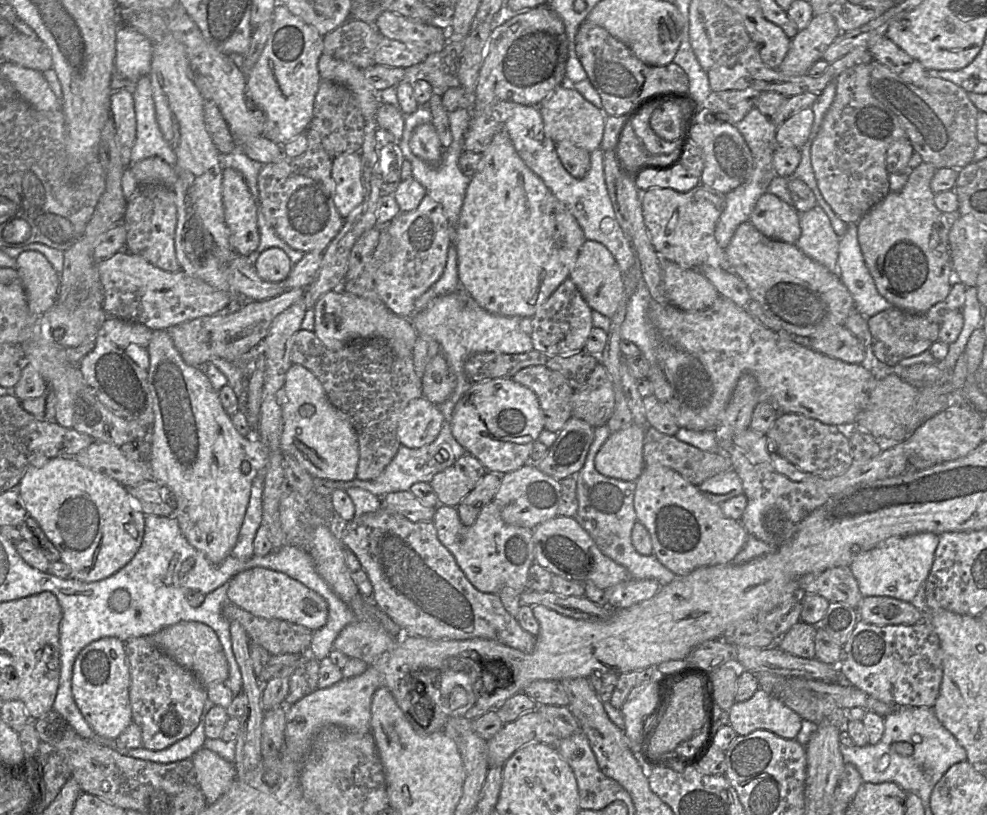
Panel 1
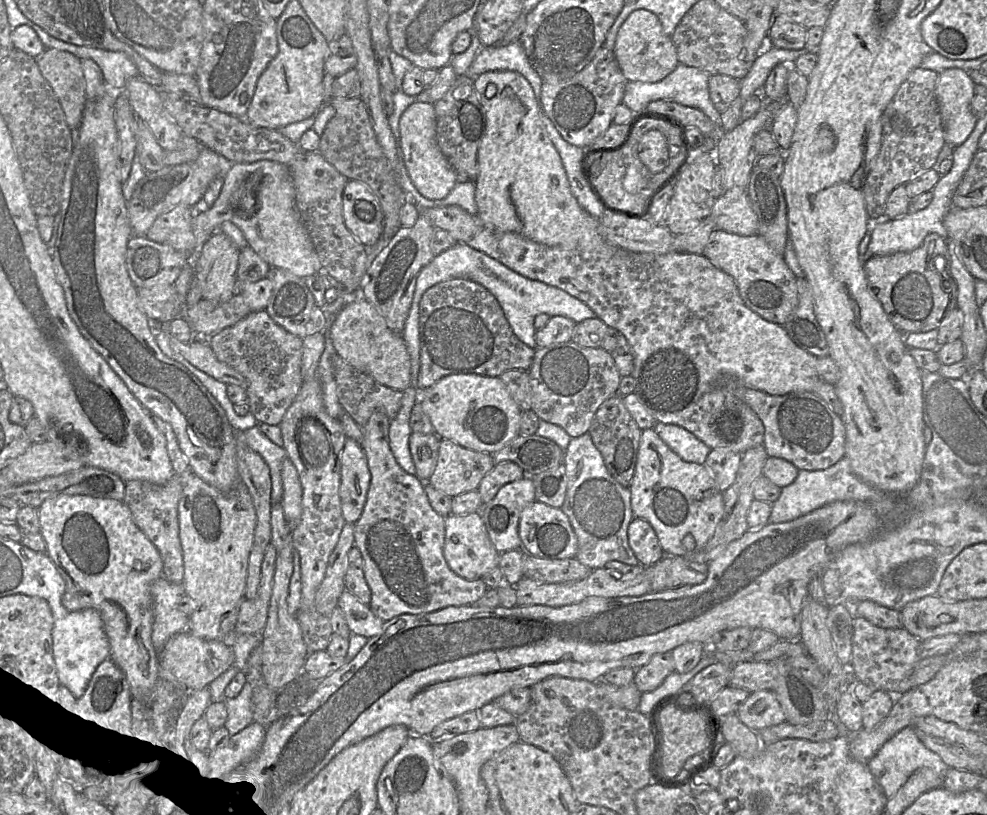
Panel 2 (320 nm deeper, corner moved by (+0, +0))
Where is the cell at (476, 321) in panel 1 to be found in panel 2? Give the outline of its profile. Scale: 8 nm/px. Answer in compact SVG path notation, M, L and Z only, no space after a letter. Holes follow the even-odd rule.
M455 243L421 269L417 276L416 287L408 317L402 332L411 361L411 385L417 386L420 370L420 301L427 289L454 278L469 279L488 289L498 300L515 335L527 346L538 348L535 341L536 329L534 319L539 314L565 316L575 323L597 317L594 311L584 302L568 294L566 291L546 283L526 278L511 270L498 260L463 243Z

